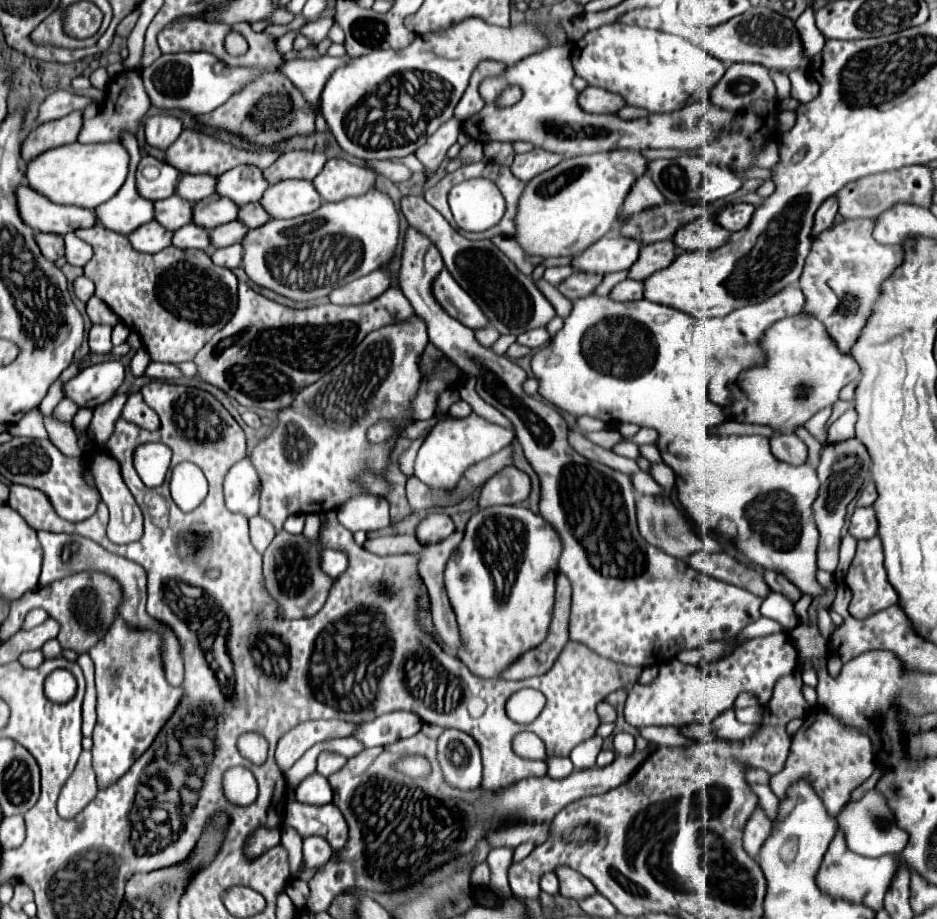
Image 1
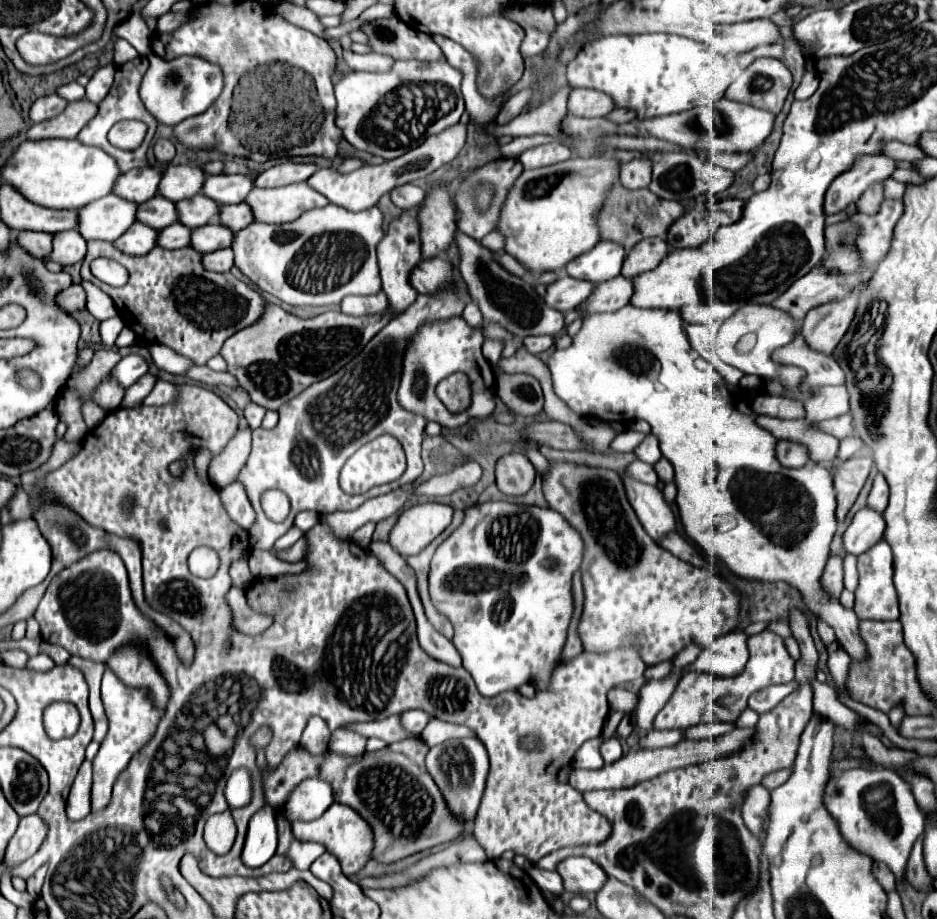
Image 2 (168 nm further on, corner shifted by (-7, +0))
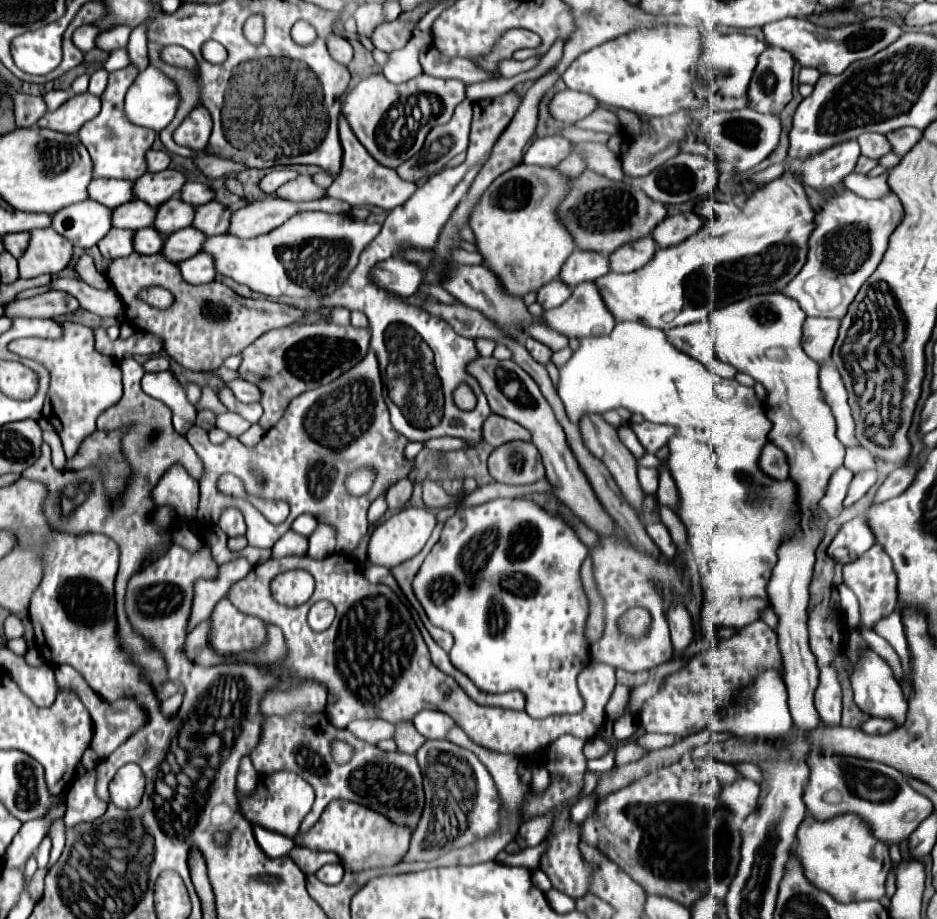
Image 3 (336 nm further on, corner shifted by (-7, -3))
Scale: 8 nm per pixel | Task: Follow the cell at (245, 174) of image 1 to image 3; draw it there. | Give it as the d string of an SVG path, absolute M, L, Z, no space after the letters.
M188 182L184 184L184 192L180 192L182 200L188 200L190 204L202 206L208 204L210 200L216 198L216 192L210 184L200 184L200 182Z

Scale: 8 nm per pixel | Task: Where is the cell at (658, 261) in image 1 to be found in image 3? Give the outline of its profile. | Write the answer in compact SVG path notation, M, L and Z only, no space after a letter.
M652 236L644 240L636 240L632 244L626 244L624 248L618 248L610 254L612 260L612 272L634 272L640 270L644 264L648 264L658 250L658 244Z

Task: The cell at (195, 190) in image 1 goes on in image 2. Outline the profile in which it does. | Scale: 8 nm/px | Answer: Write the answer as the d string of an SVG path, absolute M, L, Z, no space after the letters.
M166 165L164 177L160 179L160 195L168 201L182 201L198 195L204 185L204 173L190 165Z

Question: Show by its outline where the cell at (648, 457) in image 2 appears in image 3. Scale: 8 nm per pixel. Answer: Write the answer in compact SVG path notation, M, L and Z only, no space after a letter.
M644 420L642 424L630 423L630 427L636 432L640 444L642 444L642 446L646 448L646 452L650 452L650 454L656 454L656 452L668 442L668 438L670 438L672 432L674 432L672 426L652 424L652 422L646 422L646 420Z

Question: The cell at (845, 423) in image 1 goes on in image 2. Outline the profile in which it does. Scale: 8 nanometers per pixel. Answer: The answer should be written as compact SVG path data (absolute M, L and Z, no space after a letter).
M848 437L840 441L840 451L838 451L838 461L846 461L854 457L862 449L862 441L858 437Z

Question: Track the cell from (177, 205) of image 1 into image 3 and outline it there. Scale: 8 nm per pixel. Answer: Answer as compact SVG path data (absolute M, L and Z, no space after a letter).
M132 200L132 204L124 204L114 212L116 216L112 218L116 220L116 228L140 230L140 228L154 226L154 220L156 220L156 208L142 200Z

